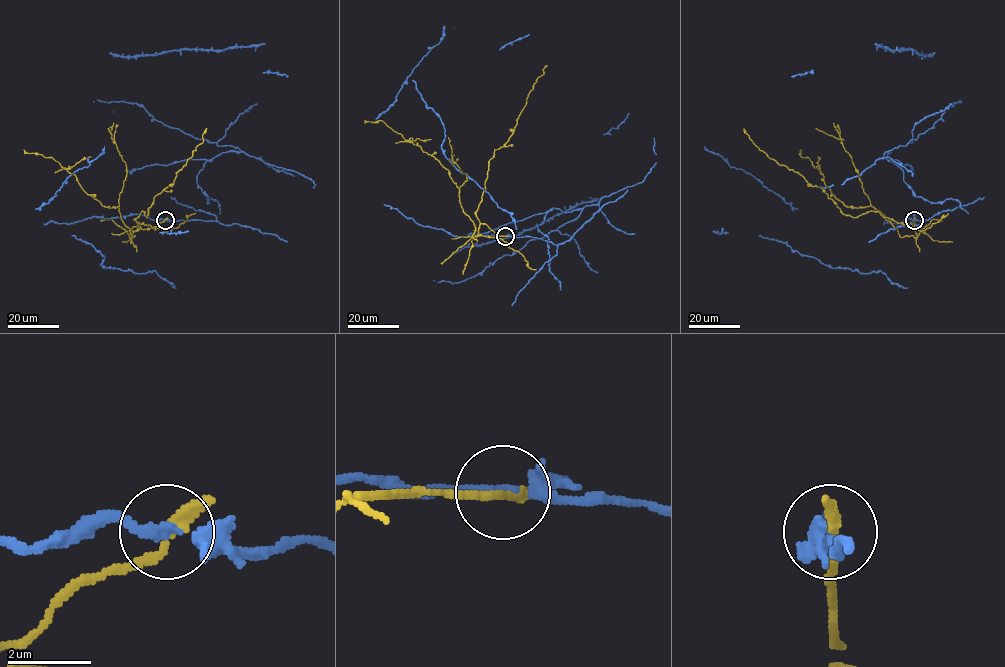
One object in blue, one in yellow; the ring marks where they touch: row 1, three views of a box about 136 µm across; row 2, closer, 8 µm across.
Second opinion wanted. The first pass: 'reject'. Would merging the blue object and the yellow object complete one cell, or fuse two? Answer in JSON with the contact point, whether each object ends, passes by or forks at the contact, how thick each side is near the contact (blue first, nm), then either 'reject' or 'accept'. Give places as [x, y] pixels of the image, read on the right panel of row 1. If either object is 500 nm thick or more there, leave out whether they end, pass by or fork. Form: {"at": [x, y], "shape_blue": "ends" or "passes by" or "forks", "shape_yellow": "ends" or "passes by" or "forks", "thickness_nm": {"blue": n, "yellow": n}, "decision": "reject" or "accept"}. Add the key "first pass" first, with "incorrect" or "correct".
{"first pass": "correct", "at": [914, 220], "shape_blue": "passes by", "shape_yellow": "ends", "thickness_nm": {"blue": 200, "yellow": 360}, "decision": "reject"}

